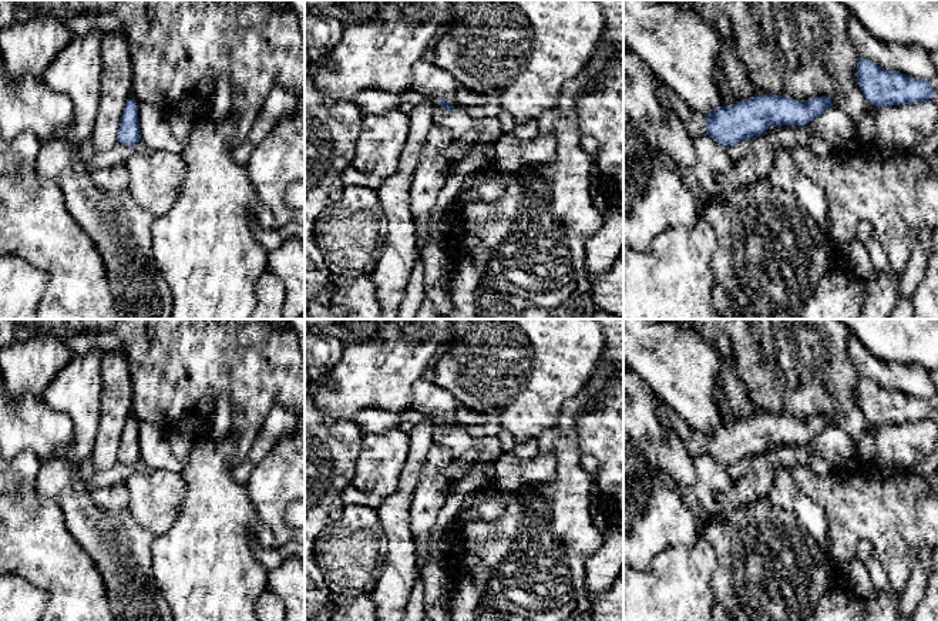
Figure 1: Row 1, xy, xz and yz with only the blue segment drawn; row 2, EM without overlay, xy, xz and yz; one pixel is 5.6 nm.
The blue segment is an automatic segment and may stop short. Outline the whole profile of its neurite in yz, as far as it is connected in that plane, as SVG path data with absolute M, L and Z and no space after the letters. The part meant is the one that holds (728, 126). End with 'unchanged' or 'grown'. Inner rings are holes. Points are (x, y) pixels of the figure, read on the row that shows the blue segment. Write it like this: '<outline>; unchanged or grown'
M656 75L655 87L660 105L682 121L692 138L706 132L726 148L743 140L763 135L771 125L806 125L831 108L830 97L797 101L784 95L762 94L733 105L719 107L712 114L705 115L692 110Z; grown

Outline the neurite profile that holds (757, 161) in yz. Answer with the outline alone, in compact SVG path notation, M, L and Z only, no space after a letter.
M807 125L754 137L752 147L734 162L733 171L719 177L720 195L715 199L703 195L706 205L722 204L734 189L763 179L771 171L779 147L791 152L796 147L808 148L813 138L814 134Z

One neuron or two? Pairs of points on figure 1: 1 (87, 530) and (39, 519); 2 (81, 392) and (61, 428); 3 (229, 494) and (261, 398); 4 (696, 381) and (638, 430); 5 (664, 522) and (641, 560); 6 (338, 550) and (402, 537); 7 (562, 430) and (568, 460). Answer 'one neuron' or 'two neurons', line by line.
1: two neurons
2: two neurons
3: two neurons
4: two neurons
5: one neuron
6: two neurons
7: one neuron

